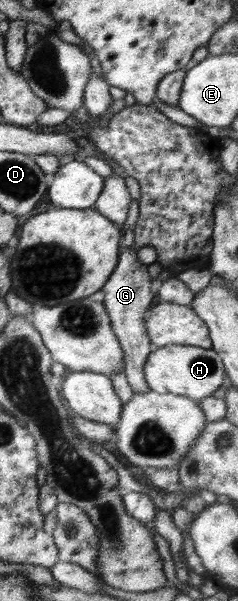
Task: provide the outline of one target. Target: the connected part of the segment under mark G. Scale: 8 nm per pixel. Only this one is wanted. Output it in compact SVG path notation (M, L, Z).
M125 247L119 254L119 261L109 280L101 289L105 300L102 305L110 315L113 333L120 342L124 352L124 371L133 393L149 393L150 389L145 381L143 367L151 354L151 345L145 328L145 316L151 309L153 293L151 291L151 278L147 273L148 265L137 261L137 247Z

